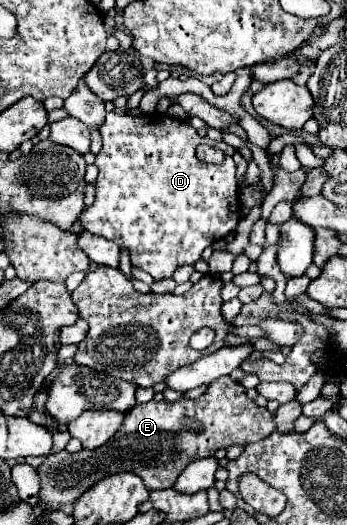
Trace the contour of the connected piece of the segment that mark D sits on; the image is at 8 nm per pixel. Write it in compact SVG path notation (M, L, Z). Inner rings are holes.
M118 111L108 113L104 125L100 127L100 135L104 147L96 155L96 167L100 169L96 201L92 207L82 211L78 223L94 235L102 235L120 247L128 247L134 267L144 269L154 279L170 279L180 265L194 265L208 245L236 231L242 207L238 201L236 167L232 161L234 149L230 145L200 137L192 125L172 119L164 113L142 117L130 117L128 113ZM202 143L220 147L226 159L218 165L200 161L196 157L196 147Z

